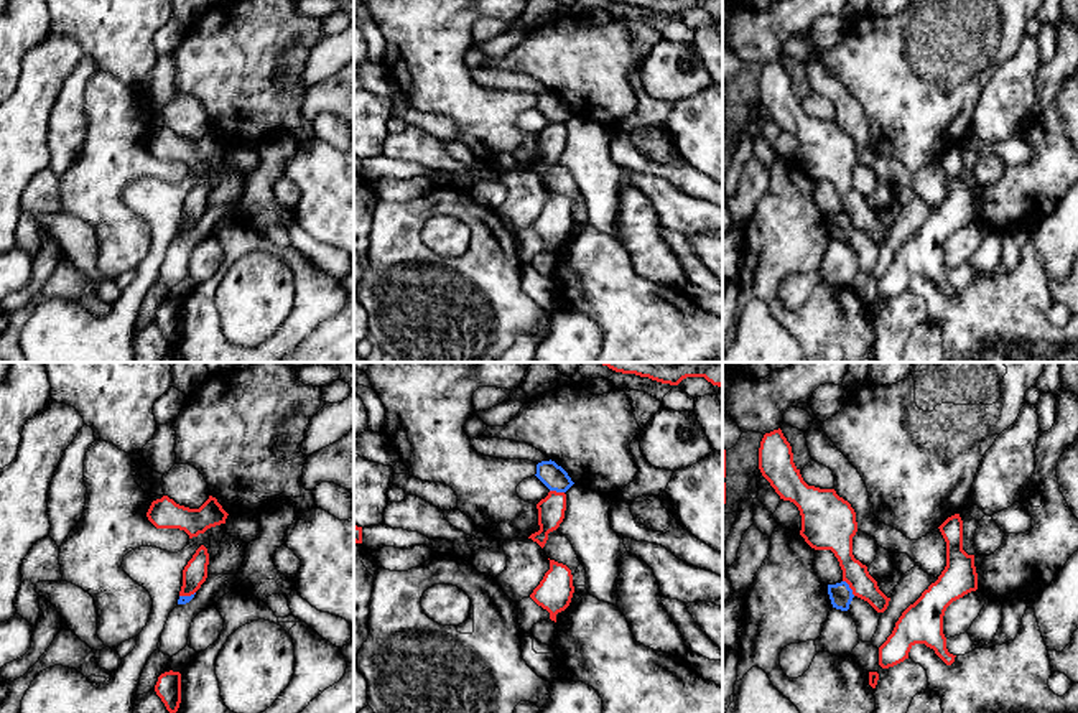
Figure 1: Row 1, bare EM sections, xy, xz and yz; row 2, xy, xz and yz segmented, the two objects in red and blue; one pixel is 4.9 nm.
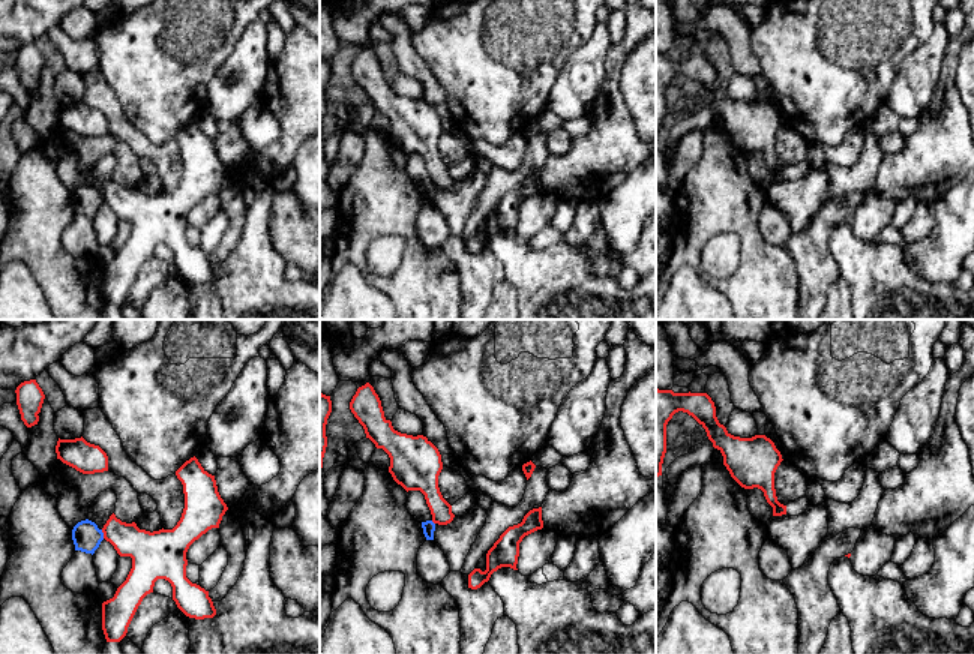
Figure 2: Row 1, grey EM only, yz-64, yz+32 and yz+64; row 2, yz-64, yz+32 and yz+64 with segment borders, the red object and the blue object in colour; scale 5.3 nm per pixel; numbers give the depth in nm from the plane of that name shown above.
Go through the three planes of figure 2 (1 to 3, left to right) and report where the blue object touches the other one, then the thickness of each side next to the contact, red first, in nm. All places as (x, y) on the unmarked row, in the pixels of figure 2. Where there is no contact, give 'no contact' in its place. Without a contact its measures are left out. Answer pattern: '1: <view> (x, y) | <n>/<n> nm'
1: yz-64 (104, 198) | 190/150 nm
2: no contact
3: no contact

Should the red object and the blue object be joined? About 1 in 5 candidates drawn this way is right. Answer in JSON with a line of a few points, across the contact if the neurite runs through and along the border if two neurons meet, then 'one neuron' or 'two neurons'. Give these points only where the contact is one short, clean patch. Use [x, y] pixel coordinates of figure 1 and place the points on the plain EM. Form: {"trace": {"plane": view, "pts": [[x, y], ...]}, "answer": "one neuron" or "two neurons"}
{"answer": "two neurons"}

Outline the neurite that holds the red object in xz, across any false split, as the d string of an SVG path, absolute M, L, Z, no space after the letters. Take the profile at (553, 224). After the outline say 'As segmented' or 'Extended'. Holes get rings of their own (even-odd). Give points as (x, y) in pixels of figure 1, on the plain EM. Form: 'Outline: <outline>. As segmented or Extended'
Outline: M550 191L550 201L545 204L530 229L546 240L550 250L556 254L556 245L569 237L573 224L574 217L571 201L563 194Z. As segmented

